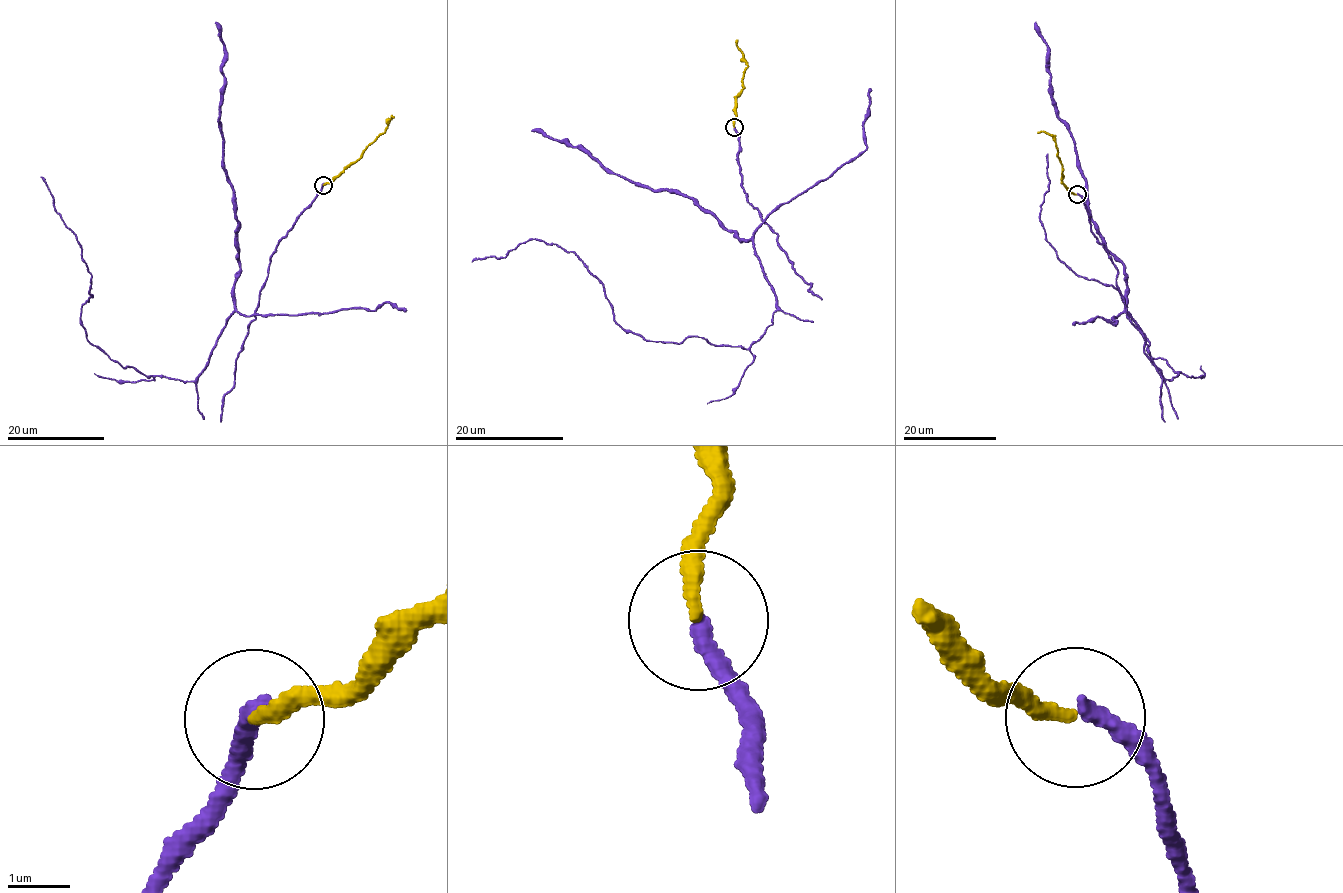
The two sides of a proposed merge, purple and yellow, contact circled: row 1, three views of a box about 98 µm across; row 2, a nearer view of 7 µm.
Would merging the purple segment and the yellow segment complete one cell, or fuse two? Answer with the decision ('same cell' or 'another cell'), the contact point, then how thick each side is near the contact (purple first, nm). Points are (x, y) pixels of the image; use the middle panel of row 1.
same cell | (734, 127) | 300/220 nm

